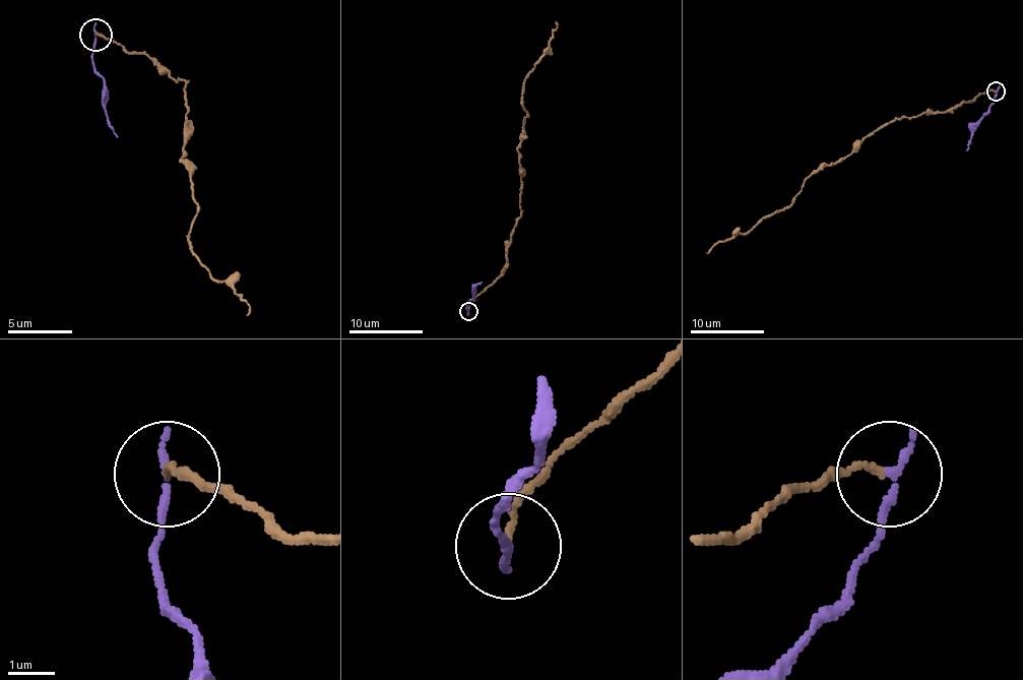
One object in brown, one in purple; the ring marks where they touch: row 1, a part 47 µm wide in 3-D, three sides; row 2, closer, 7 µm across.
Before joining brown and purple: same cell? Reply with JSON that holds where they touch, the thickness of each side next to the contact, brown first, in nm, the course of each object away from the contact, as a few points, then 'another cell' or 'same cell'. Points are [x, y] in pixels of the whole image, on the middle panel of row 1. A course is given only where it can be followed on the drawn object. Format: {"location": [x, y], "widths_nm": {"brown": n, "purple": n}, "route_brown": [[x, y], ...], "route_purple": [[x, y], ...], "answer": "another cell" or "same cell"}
{"location": [468, 311], "widths_nm": {"brown": 130, "purple": 200}, "route_brown": [[468, 309], [506, 263], [506, 243], [521, 207], [517, 149], [526, 116], [524, 77], [549, 46], [556, 21]], "route_purple": [[468, 311], [467, 306], [480, 282]], "answer": "another cell"}

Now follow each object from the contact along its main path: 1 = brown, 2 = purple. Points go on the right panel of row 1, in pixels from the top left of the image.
1: (994, 91), (986, 89), (948, 112), (892, 120), (849, 155), (820, 166), (788, 206), (706, 253)
2: (996, 91), (990, 110), (981, 120), (966, 151)

